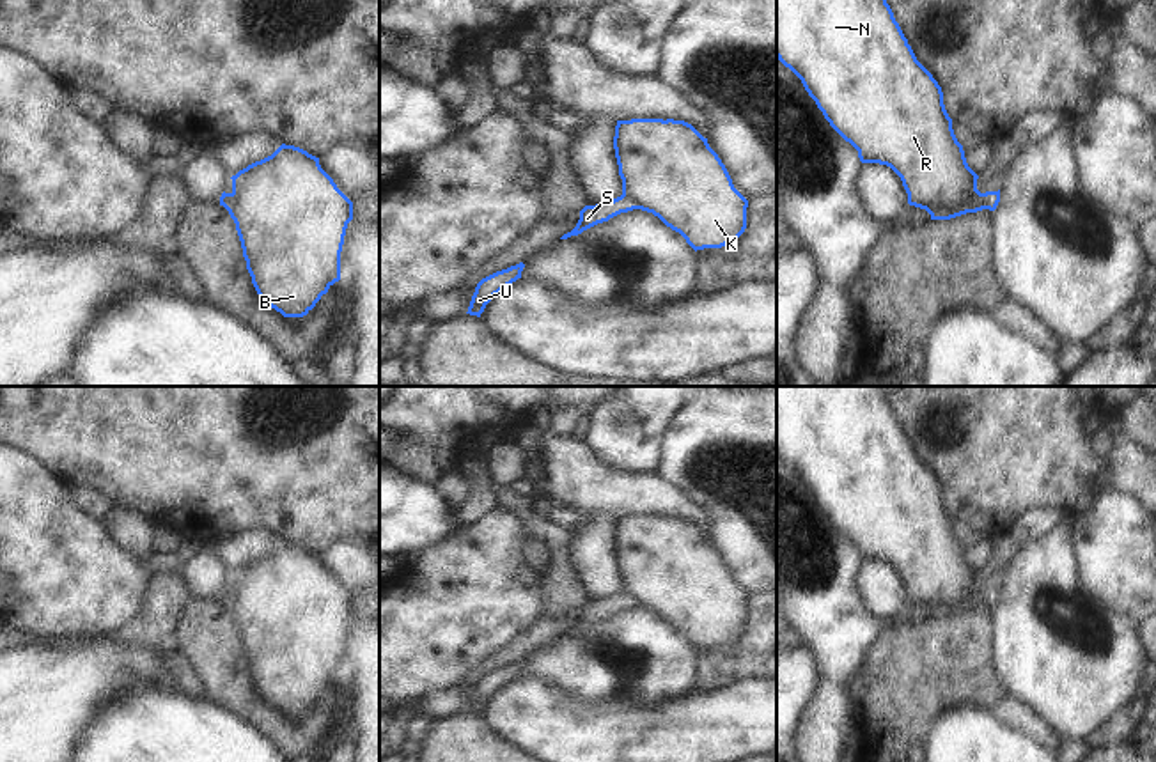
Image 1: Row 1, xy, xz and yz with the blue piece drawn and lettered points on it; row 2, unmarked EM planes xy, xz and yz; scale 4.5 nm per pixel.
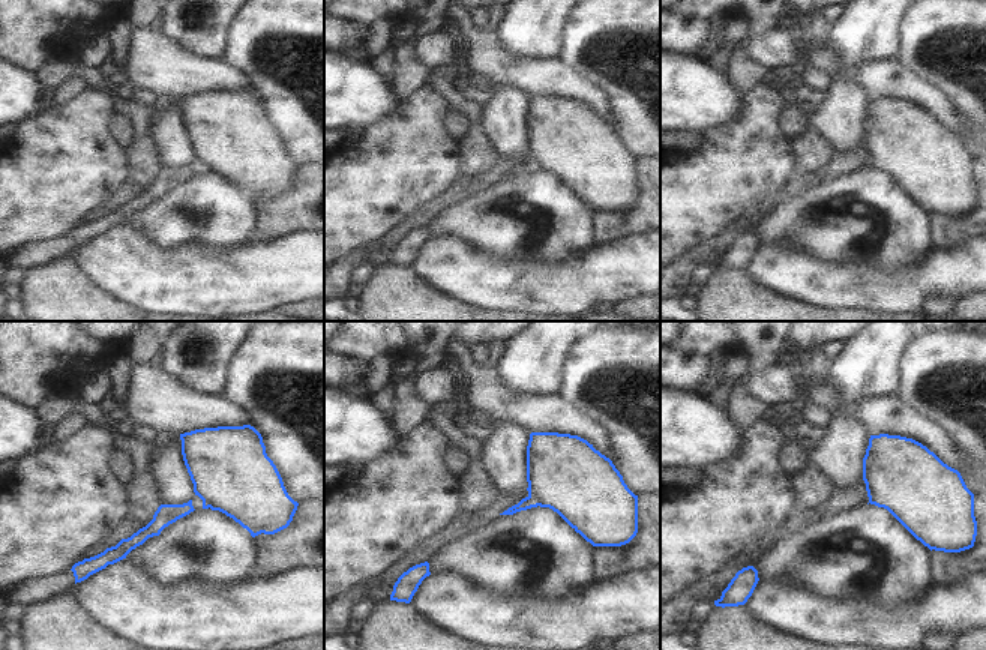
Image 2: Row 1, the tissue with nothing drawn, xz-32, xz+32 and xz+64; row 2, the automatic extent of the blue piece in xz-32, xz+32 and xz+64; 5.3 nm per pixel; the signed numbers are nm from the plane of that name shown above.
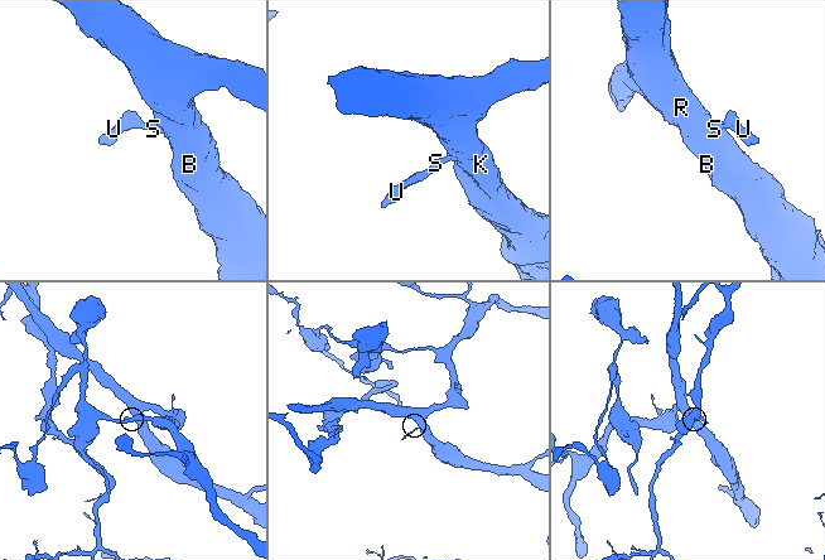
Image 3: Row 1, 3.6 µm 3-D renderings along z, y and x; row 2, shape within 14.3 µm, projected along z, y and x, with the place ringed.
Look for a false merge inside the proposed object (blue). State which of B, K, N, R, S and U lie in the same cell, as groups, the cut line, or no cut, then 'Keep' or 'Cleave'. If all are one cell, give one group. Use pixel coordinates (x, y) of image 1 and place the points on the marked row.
Groups: B K N R / S U. Split along xz (621, 195), (639, 208). Cleave

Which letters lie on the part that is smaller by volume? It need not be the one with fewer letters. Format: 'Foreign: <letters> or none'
Foreign: S, U

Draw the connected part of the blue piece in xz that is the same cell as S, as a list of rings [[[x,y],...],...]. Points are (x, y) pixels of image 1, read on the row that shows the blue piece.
[[[622,195],[610,200],[610,202],[599,202],[596,206],[585,206],[580,211],[580,220],[578,220],[576,227],[571,232],[564,234],[560,239],[578,236],[583,230],[587,230],[598,223],[608,222],[610,218],[613,218],[621,213],[633,211],[633,209],[638,209],[637,204],[629,198],[624,198]]]

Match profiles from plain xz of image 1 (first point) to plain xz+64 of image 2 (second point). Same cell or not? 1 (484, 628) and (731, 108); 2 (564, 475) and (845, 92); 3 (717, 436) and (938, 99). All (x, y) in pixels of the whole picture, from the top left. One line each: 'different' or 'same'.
1: different
2: different
3: different

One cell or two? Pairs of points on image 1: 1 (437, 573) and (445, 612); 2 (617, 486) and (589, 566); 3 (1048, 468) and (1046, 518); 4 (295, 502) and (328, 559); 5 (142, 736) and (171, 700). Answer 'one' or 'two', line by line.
1: one
2: two
3: two
4: two
5: one

